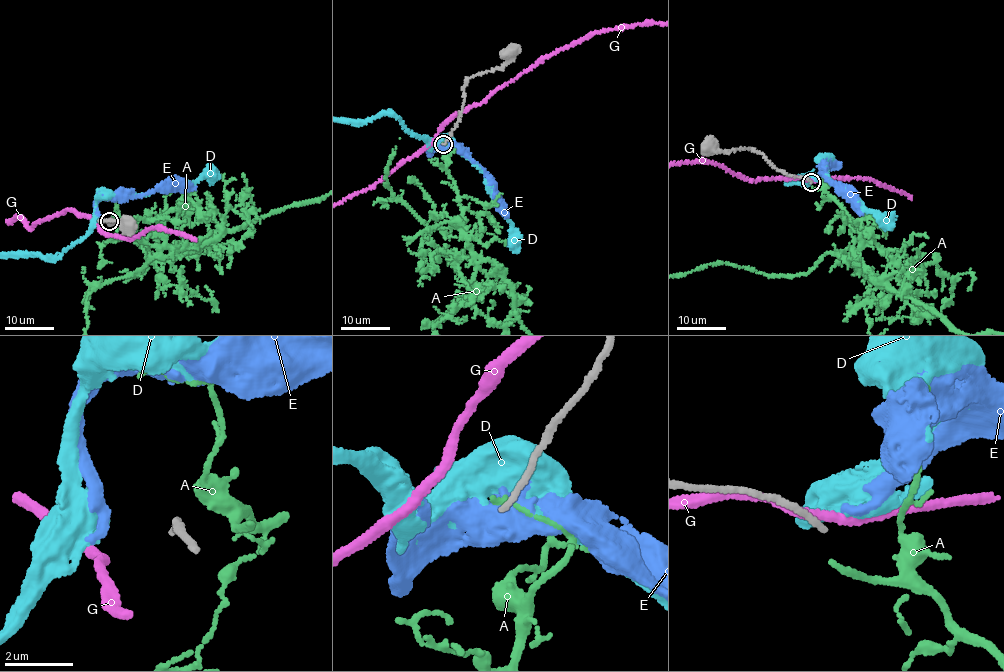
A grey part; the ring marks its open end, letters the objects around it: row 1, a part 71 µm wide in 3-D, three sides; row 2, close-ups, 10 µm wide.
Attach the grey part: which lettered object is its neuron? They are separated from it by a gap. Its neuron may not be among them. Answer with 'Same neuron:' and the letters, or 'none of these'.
Same neuron: none of these

